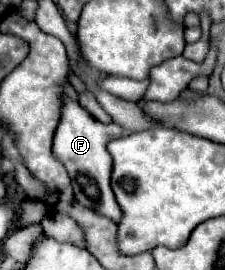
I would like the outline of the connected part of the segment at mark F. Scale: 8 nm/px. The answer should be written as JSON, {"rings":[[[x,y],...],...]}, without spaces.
{"rings":[[[66,98],[64,108],[62,108],[62,120],[54,136],[54,154],[62,160],[66,166],[70,178],[72,178],[72,188],[76,200],[84,208],[92,208],[94,212],[100,212],[102,216],[108,216],[112,222],[120,222],[120,206],[116,204],[116,196],[110,186],[110,174],[112,174],[112,156],[106,150],[106,144],[112,138],[122,136],[122,126],[120,124],[102,124],[98,122],[88,110],[84,110],[78,102]]]}

